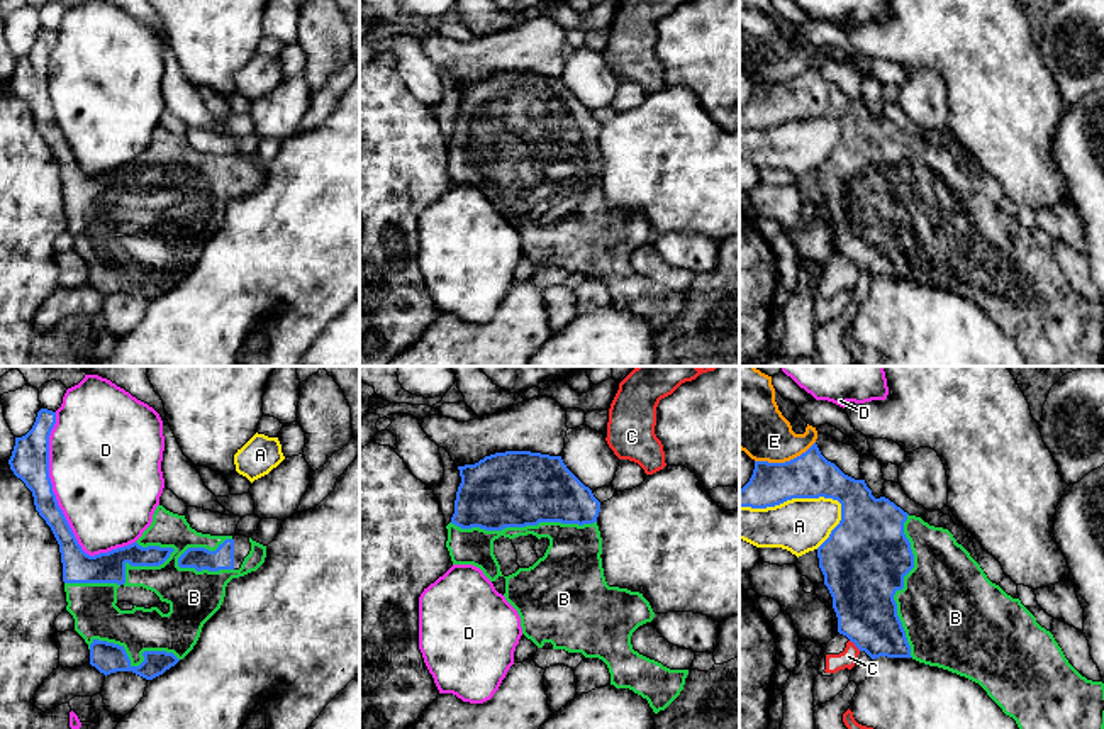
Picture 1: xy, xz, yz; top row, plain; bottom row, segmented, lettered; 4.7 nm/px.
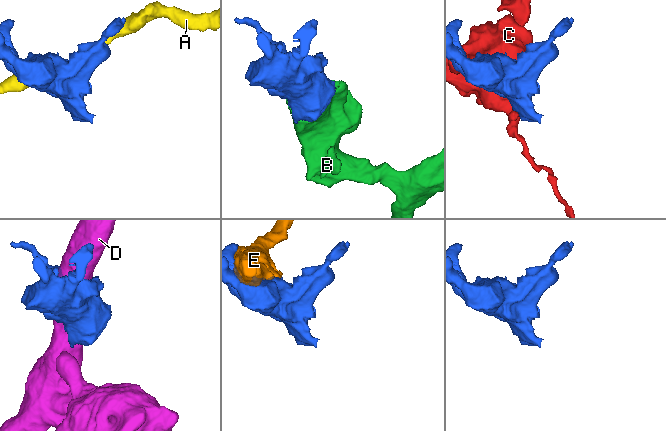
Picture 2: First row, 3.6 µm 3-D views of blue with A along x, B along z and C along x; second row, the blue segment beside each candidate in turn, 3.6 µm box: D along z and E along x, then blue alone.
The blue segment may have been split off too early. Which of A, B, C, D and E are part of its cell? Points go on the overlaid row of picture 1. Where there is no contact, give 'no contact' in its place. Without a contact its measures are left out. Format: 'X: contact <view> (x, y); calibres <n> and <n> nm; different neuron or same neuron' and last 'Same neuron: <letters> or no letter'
A: contact yz (797, 497); calibres 220 and 260 nm; different neuron
B: contact xz (523, 526); calibres 360 and 220 nm; same neuron
C: contact yz (855, 645); calibres 280 and 80 nm; different neuron
D: contact xy (58, 507); calibres 180 and 480 nm; different neuron
E: contact yz (786, 461); calibres 220 and 280 nm; different neuron
Same neuron: B

